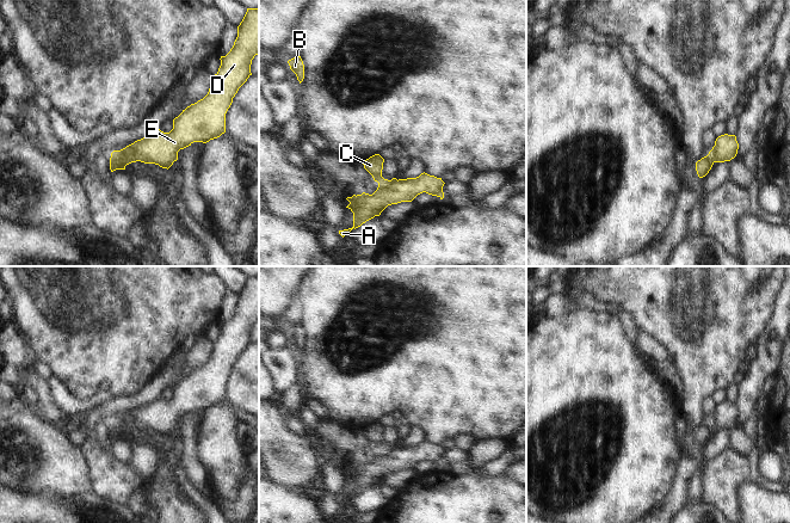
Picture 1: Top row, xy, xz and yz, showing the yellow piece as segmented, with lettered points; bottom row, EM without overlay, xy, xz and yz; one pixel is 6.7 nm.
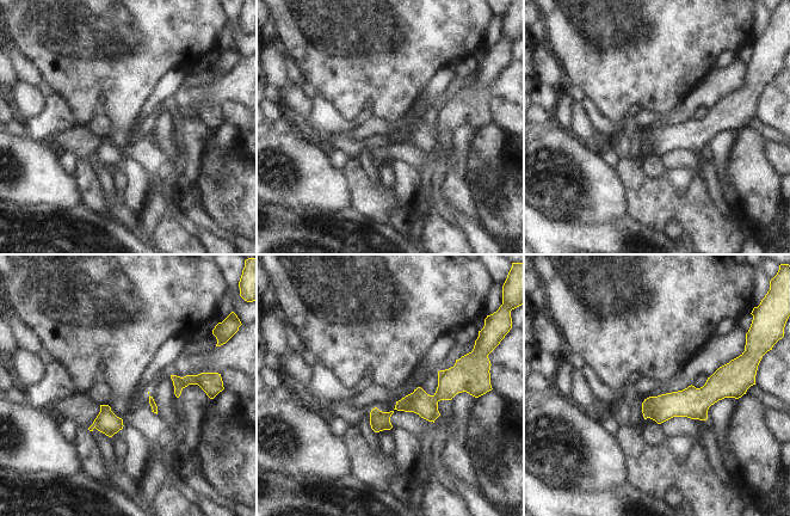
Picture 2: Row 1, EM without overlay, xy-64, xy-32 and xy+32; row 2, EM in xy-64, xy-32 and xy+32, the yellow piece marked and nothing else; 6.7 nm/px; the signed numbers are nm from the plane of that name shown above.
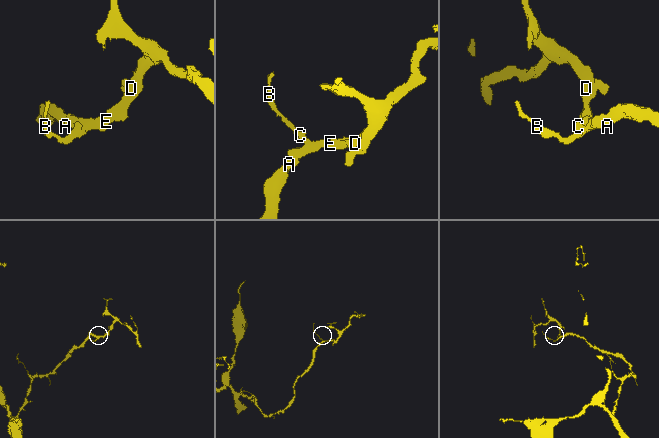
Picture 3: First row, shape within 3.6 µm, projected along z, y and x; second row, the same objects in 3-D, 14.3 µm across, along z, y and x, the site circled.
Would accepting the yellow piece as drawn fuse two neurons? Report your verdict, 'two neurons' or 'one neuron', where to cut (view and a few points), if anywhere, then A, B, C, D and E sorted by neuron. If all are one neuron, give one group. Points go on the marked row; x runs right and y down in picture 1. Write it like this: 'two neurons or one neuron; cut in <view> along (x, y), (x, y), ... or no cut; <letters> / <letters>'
two neurons; cut in xy along (111, 154), (119, 158), (125, 165); A D E / B C

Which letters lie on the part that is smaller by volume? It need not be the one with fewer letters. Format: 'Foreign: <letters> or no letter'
Foreign: B, C

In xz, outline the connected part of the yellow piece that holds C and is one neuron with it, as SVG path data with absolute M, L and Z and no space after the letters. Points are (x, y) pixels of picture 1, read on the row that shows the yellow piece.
M375 154L366 159L363 165L364 168L372 176L378 184L389 181L382 177L384 159L379 154Z

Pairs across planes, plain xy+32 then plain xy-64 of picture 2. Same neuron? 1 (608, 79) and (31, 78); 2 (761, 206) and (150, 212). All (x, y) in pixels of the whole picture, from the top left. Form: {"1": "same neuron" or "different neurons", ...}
{"1": "different neurons", "2": "different neurons"}

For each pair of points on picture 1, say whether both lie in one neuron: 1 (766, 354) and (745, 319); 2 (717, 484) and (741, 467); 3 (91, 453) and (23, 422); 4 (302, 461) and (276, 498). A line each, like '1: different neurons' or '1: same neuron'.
1: different neurons
2: same neuron
3: different neurons
4: different neurons

